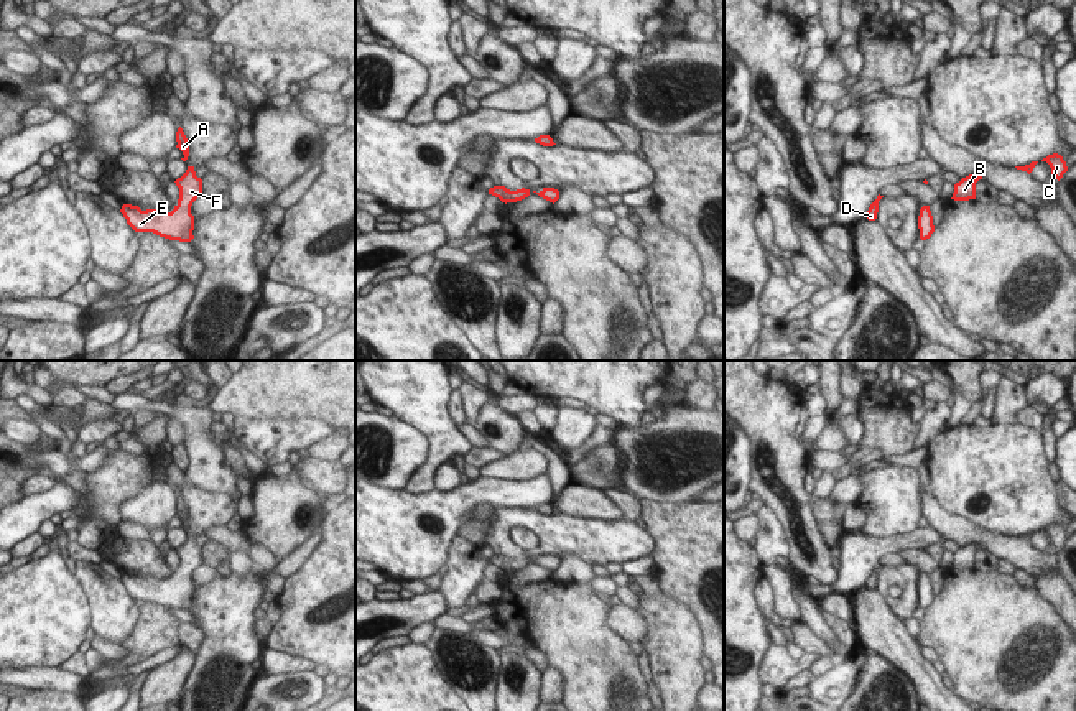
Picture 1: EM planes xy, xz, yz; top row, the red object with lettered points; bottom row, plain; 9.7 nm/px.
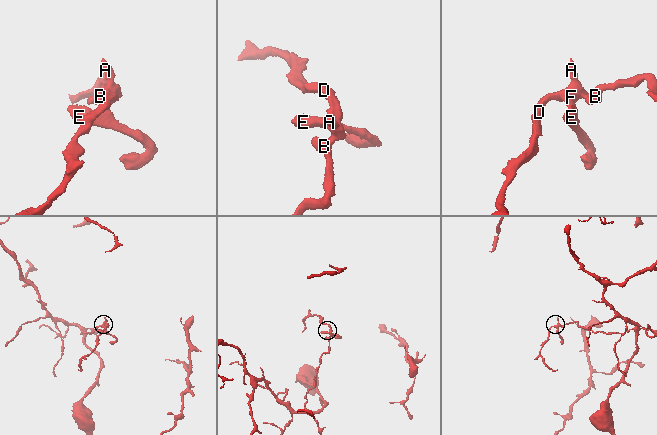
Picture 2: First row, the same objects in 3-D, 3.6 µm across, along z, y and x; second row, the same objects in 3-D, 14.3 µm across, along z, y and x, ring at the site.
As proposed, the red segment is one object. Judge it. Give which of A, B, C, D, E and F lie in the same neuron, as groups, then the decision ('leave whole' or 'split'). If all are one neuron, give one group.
A B C D E F; leave whole

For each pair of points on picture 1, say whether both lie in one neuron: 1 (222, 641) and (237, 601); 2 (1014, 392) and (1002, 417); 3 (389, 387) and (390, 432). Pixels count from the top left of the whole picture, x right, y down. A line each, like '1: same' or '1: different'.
1: same
2: same
3: different

